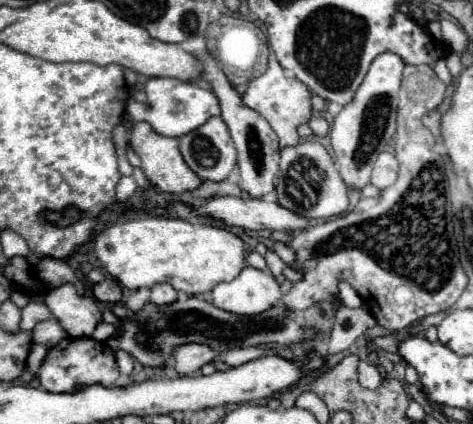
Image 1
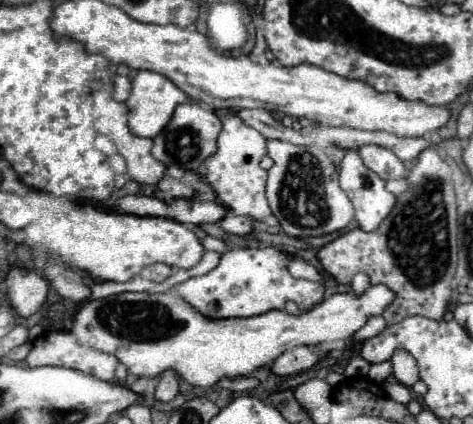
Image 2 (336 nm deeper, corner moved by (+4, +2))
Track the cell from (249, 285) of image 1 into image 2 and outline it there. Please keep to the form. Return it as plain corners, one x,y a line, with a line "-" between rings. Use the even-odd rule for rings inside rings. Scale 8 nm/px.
256,247
256,249
228,249
222,253
218,267
202,277
190,277
176,285
176,293
196,307
208,319
228,319
228,317
252,317
262,315
272,309
284,309
286,301
294,301
300,311
308,311
324,299
324,285
306,279
294,279
288,271
290,255
276,247

